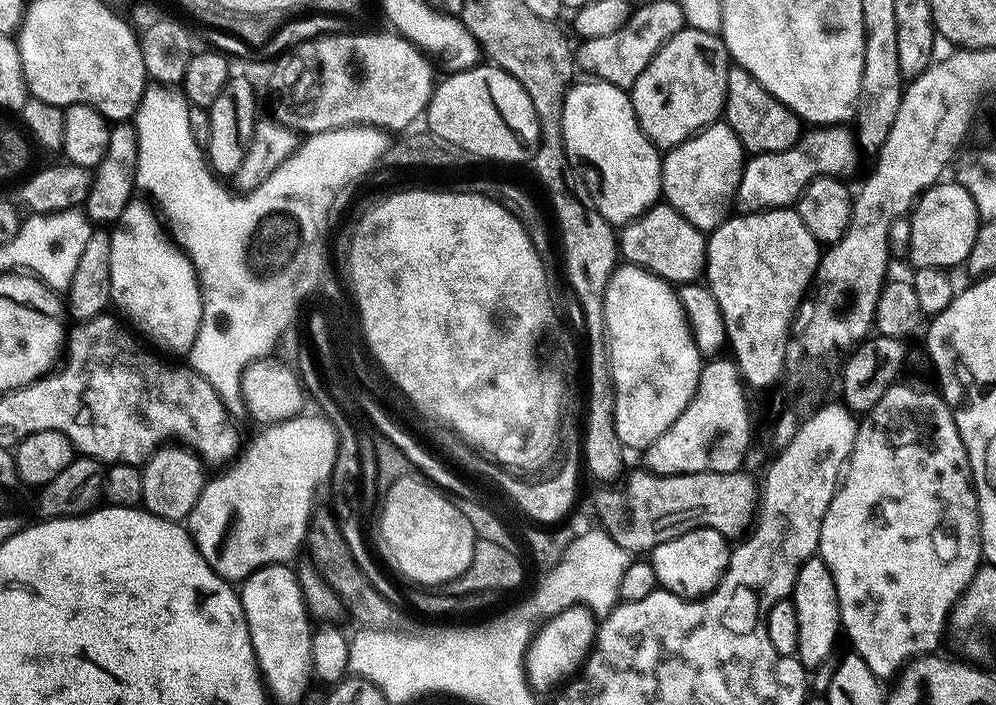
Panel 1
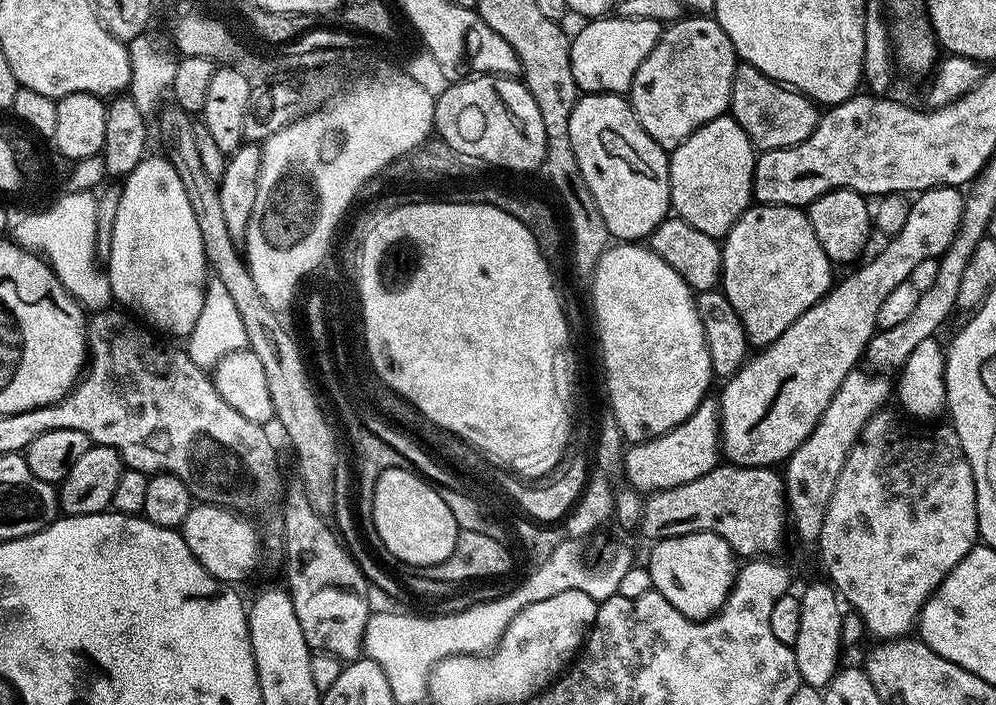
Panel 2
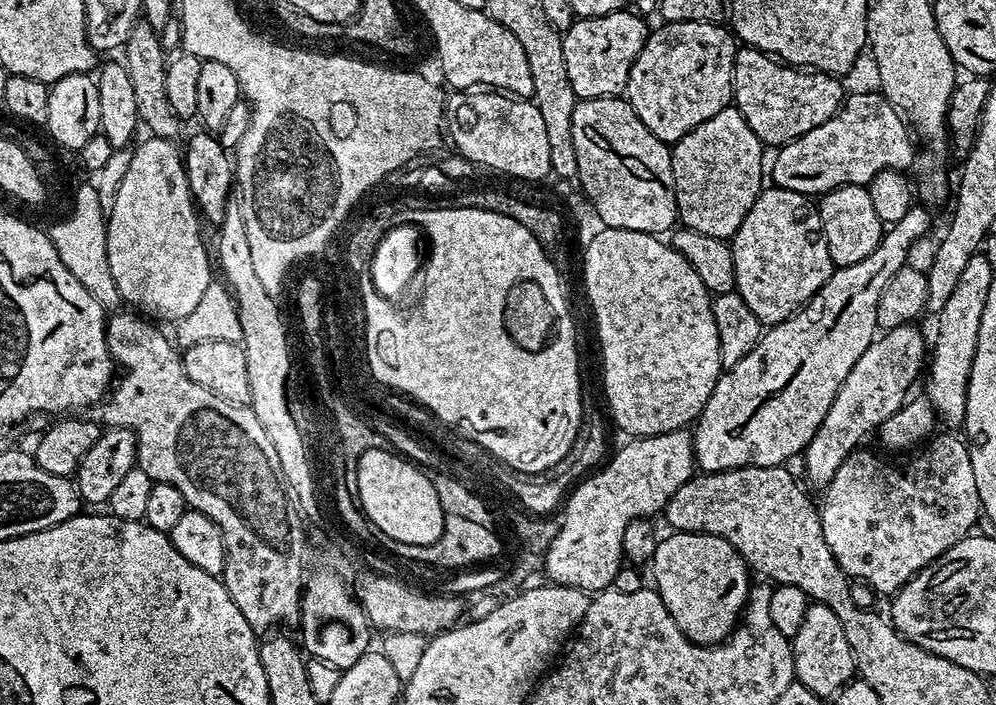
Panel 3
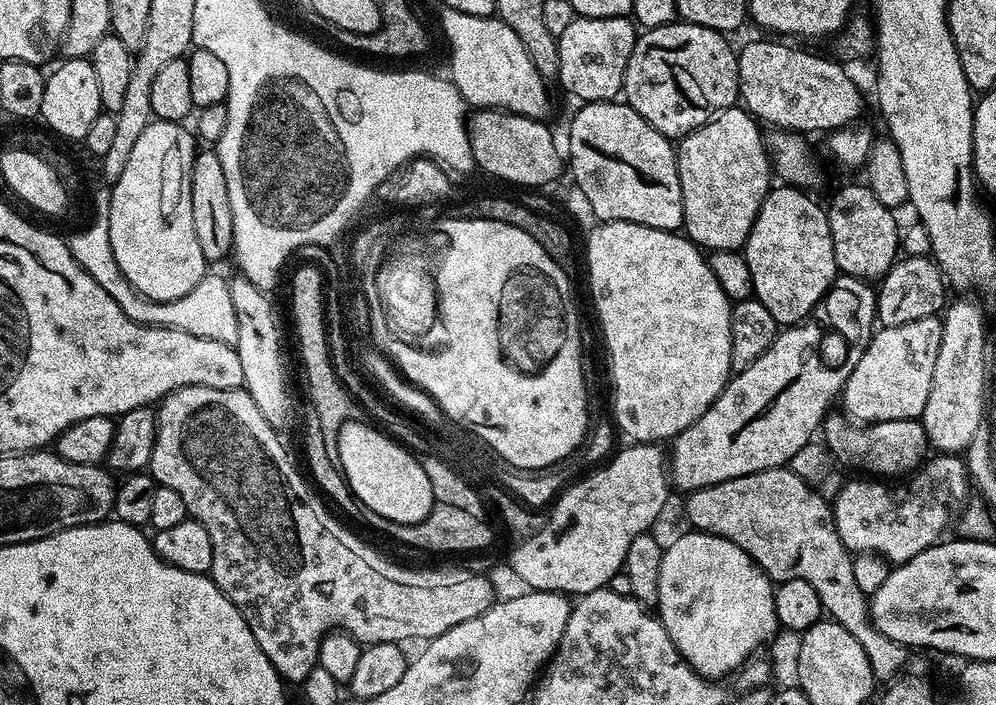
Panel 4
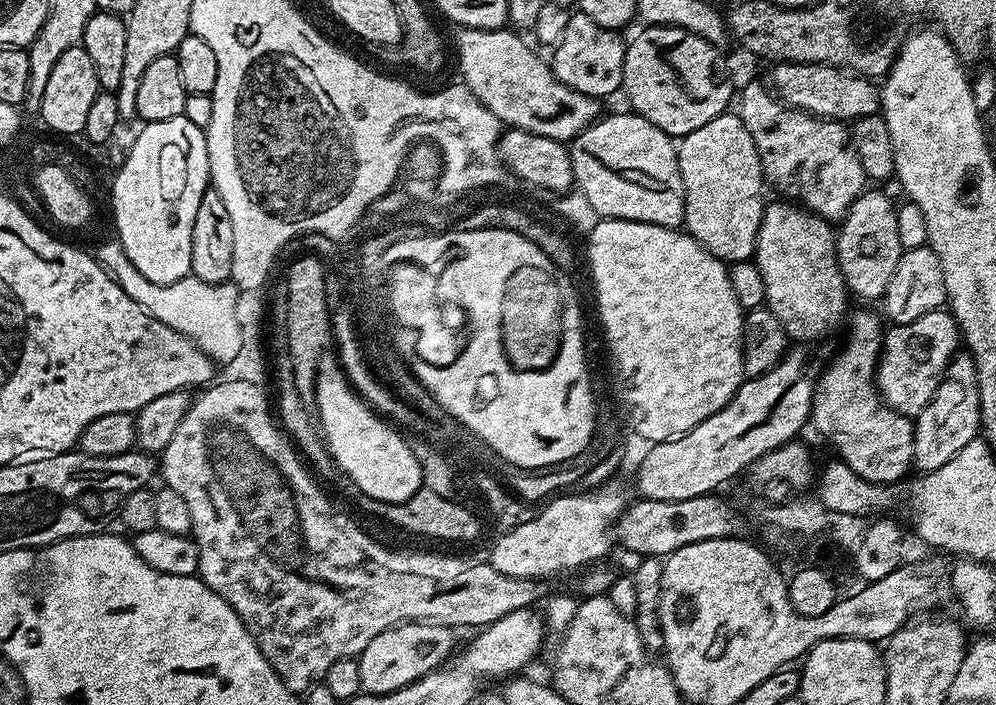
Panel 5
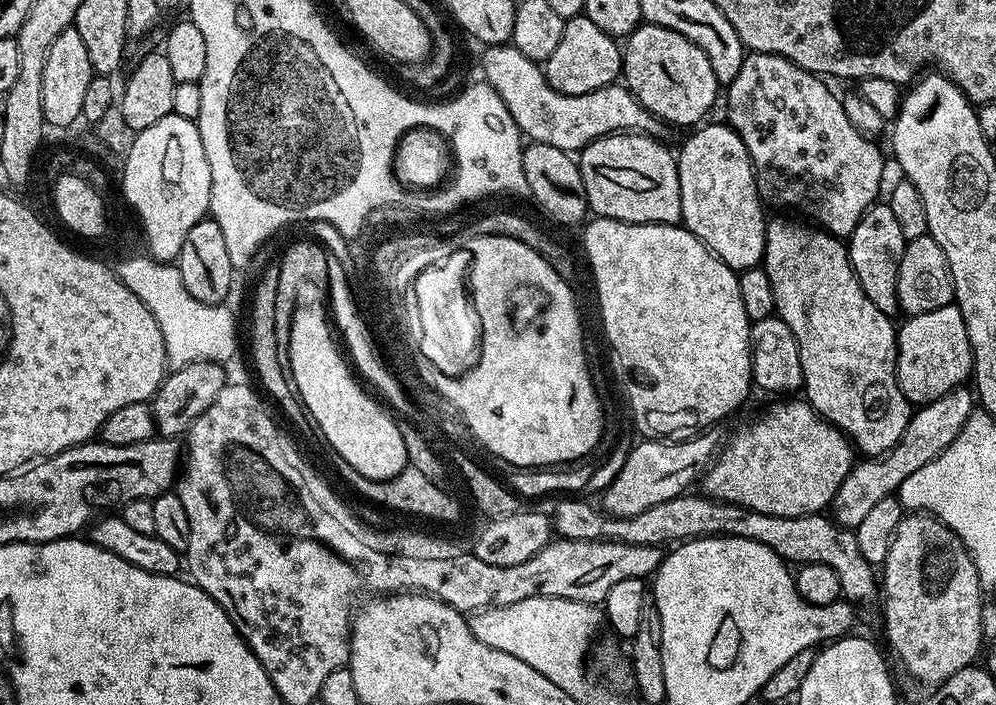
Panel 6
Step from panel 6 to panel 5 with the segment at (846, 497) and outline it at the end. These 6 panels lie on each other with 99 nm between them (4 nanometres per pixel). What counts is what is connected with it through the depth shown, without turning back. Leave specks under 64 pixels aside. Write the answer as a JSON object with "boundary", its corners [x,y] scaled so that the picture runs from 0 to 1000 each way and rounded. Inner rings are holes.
{"boundary":[[[961,502],[952,515],[952,522],[948,526],[948,533],[944,539],[944,546],[940,550],[940,557],[935,570],[925,582],[923,590],[918,596],[918,650],[917,660],[925,671],[942,667],[942,661],[950,661],[966,633],[970,633],[975,624],[981,623],[984,606],[984,560],[982,559],[982,525],[980,515],[971,502]]]}

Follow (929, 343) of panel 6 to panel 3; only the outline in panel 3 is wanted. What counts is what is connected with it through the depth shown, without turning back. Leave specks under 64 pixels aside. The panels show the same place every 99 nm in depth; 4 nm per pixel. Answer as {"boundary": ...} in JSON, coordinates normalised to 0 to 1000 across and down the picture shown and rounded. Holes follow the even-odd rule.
{"boundary":[[[907,460],[881,475],[869,502],[857,513],[857,525],[849,530],[849,542],[845,542],[825,604],[821,604],[817,621],[805,643],[807,670],[820,695],[831,692],[837,672],[841,672],[841,661],[849,655],[851,645],[860,640],[866,631],[863,628],[874,613],[877,617],[890,593],[908,577],[914,562],[912,555],[923,533],[925,538],[929,516],[928,477],[920,462]]]}

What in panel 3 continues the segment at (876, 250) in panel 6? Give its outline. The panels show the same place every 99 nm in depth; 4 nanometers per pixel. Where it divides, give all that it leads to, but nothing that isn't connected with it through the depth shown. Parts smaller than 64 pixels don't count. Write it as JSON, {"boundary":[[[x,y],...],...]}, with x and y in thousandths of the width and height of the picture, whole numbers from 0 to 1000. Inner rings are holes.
{"boundary":[[[850,261],[826,274],[822,279],[821,294],[827,322],[829,355],[833,355],[833,366],[839,380],[857,377],[857,372],[865,372],[865,366],[873,366],[873,360],[882,355],[890,319],[883,312],[868,262]]]}

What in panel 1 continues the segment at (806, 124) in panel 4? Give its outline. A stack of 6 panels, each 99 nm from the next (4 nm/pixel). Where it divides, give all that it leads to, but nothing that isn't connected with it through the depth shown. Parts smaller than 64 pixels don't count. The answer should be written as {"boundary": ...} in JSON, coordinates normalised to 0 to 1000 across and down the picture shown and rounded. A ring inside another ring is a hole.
{"boundary":[[[732,95],[726,169],[741,190],[748,217],[780,216],[803,200],[805,172],[785,143],[777,139],[748,96]]]}

